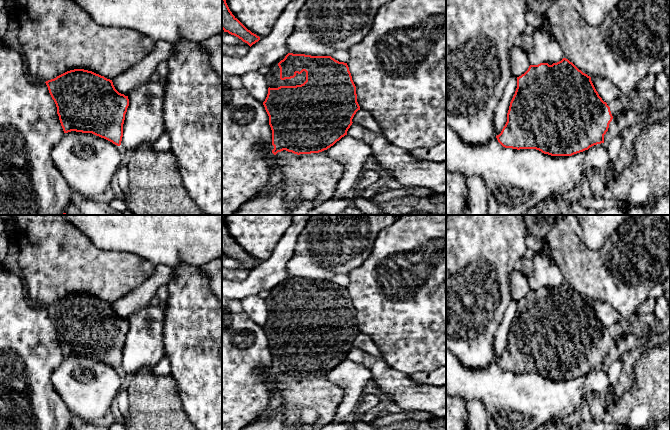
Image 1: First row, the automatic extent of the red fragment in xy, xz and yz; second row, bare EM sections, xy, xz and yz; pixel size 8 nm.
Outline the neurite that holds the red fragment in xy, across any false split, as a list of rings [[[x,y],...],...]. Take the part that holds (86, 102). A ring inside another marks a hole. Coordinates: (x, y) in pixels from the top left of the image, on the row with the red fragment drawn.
[[[74,69],[45,82],[57,107],[64,133],[92,133],[120,146],[123,124],[129,106],[128,96],[119,93],[112,80],[92,71]]]

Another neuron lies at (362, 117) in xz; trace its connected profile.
[[[358,110],[354,115],[352,122],[363,126],[370,131],[381,134],[379,124],[374,119],[374,117],[366,110]]]

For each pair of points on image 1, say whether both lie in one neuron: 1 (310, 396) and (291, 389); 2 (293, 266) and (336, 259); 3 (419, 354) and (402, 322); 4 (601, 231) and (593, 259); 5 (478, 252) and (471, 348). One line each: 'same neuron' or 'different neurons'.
1: same neuron
2: same neuron
3: same neuron
4: different neurons
5: same neuron

